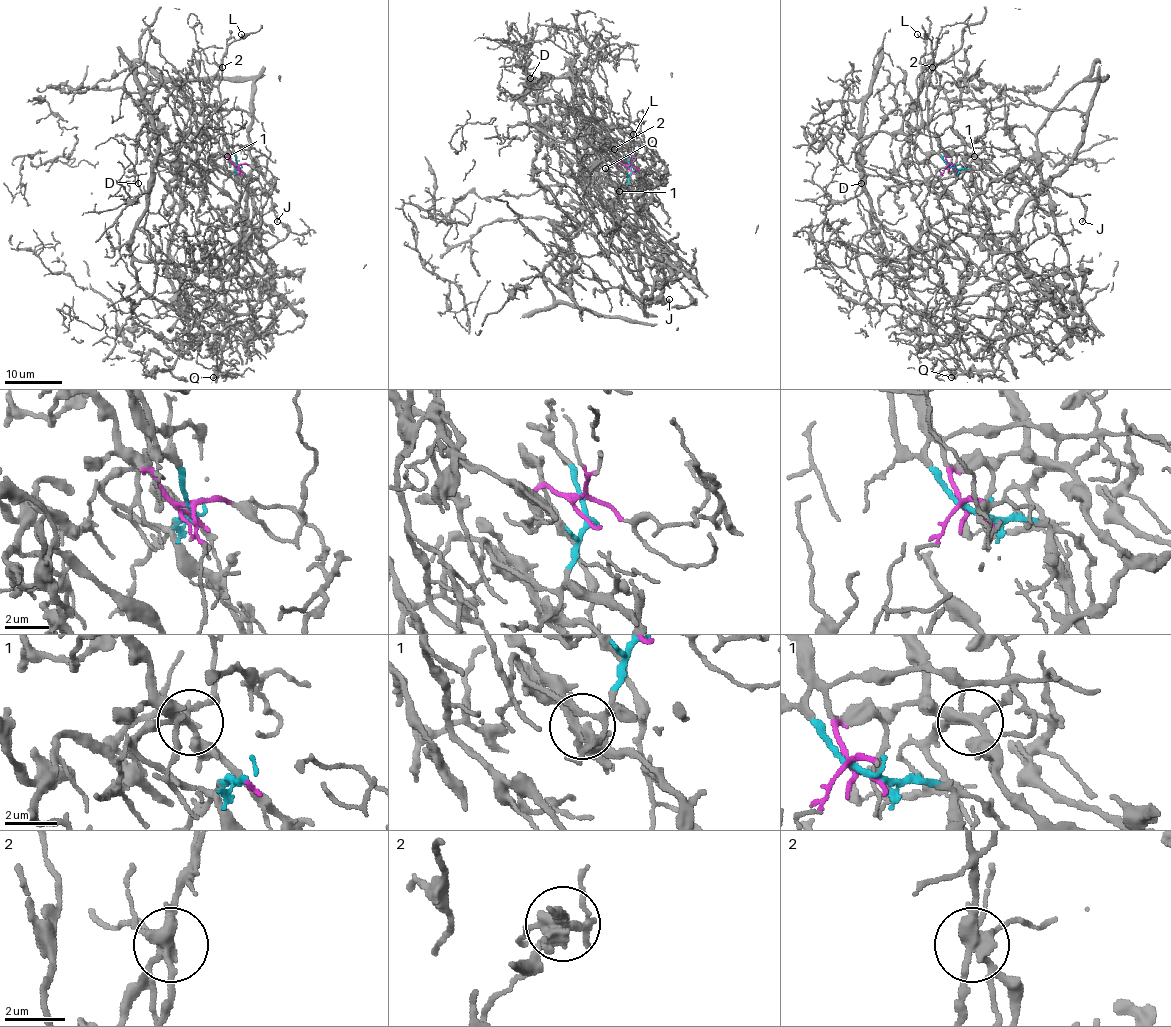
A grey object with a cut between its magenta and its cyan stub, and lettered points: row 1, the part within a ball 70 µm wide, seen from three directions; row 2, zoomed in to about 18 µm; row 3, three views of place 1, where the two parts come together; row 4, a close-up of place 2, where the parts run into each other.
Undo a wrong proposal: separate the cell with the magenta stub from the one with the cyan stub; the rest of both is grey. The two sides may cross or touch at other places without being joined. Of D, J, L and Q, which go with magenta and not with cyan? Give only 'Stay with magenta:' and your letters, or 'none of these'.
Stay with magenta: D, J, Q

